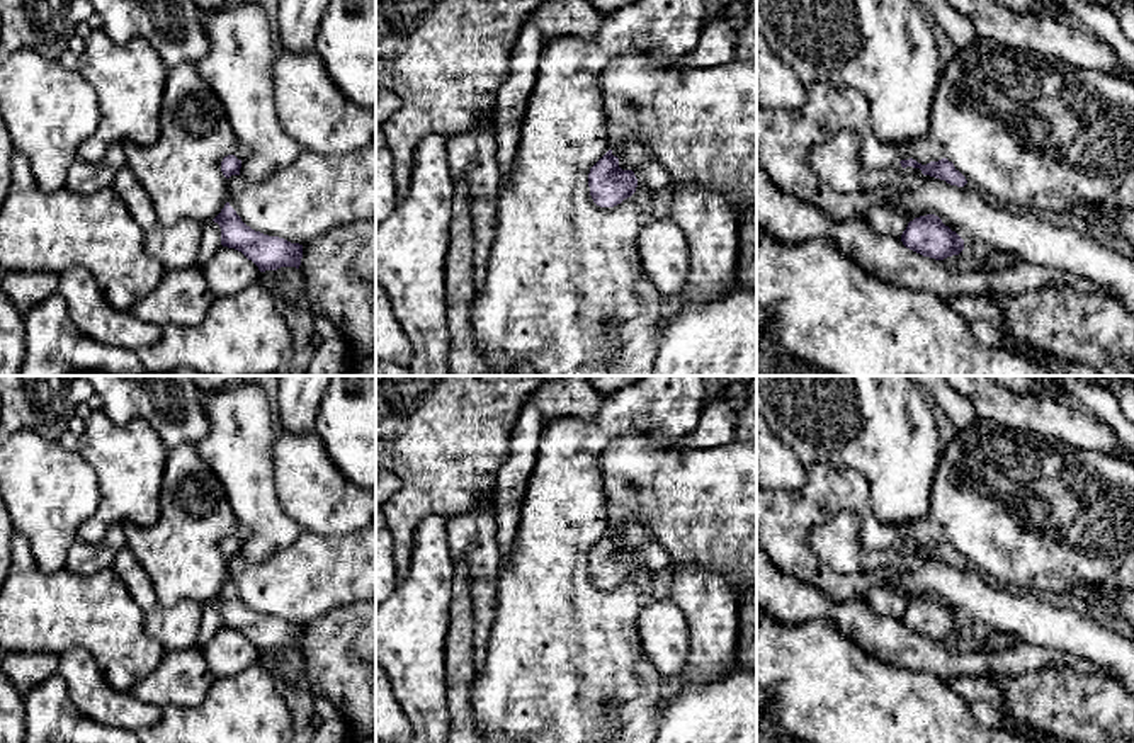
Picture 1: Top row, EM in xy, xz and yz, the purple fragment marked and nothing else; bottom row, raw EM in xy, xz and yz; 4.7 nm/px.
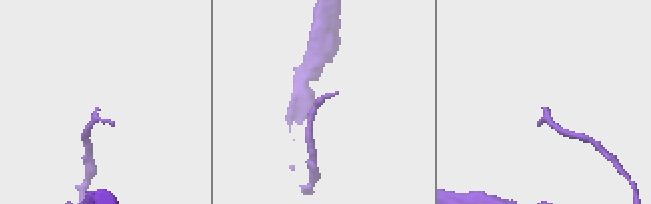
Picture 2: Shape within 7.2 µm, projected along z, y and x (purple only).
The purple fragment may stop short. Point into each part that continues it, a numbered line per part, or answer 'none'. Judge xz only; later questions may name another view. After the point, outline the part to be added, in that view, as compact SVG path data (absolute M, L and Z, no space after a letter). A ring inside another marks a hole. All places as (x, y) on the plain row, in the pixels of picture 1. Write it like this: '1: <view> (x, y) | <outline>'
1: xz (652, 556) | M629 520L621 542L634 553L638 566L649 573L672 566L668 551L655 539L649 525L643 520Z

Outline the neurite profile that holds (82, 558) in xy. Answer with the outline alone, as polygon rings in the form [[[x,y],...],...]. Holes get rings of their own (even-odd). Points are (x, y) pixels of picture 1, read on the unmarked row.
[[[114,525],[100,542],[75,541],[66,554],[66,568],[78,575],[94,575],[109,570],[116,556],[128,546],[124,525]]]

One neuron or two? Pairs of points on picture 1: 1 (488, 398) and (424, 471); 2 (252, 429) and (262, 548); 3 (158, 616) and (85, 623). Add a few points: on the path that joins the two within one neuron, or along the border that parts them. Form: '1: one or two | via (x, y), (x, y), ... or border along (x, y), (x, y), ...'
1: one | via (470, 417), (446, 441), (442, 453)
2: one | via (252, 458), (252, 497), (262, 519)
3: two | border along (143, 612), (143, 629), (165, 652)

